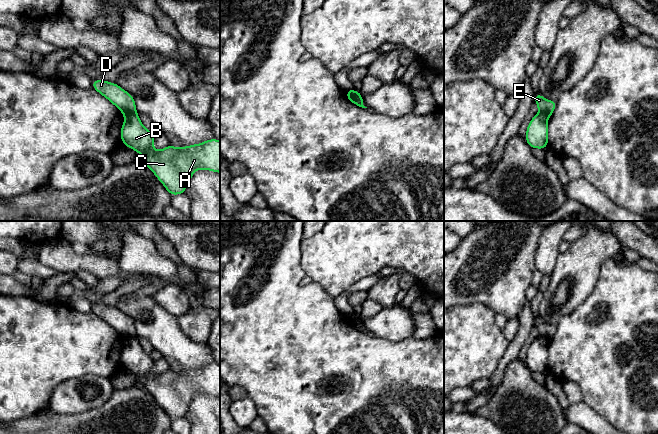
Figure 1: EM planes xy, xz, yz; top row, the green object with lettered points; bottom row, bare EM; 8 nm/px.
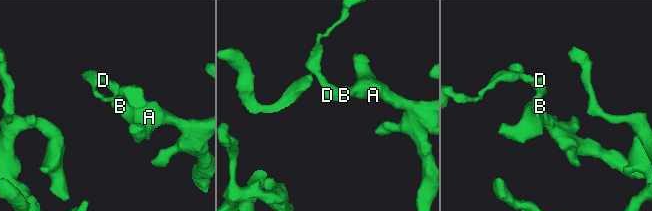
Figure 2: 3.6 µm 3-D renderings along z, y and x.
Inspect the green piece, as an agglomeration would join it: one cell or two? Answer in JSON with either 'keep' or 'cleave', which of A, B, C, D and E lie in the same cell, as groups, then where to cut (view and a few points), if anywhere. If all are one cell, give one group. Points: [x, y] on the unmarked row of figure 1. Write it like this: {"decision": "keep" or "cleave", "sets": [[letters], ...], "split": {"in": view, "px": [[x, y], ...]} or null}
{"decision": "cleave", "sets": [["A", "B", "C"], ["D", "E"]], "split": {"in": "xz", "px": [[347, 315], [361, 321]]}}

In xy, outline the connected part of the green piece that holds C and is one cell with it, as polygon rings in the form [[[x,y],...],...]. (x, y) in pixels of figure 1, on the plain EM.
[[[137,336],[125,339],[120,360],[124,370],[141,378],[144,389],[155,398],[172,420],[185,417],[193,397],[198,393],[220,397],[220,365],[216,362],[181,372],[169,368],[166,372],[156,375],[153,372],[156,359],[143,350]]]

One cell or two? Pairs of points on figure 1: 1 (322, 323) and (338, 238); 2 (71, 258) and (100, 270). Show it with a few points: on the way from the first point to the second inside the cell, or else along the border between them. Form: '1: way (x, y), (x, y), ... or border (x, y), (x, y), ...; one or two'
1: border (313, 281), (333, 297); two
2: way (78, 262), (93, 263); one

